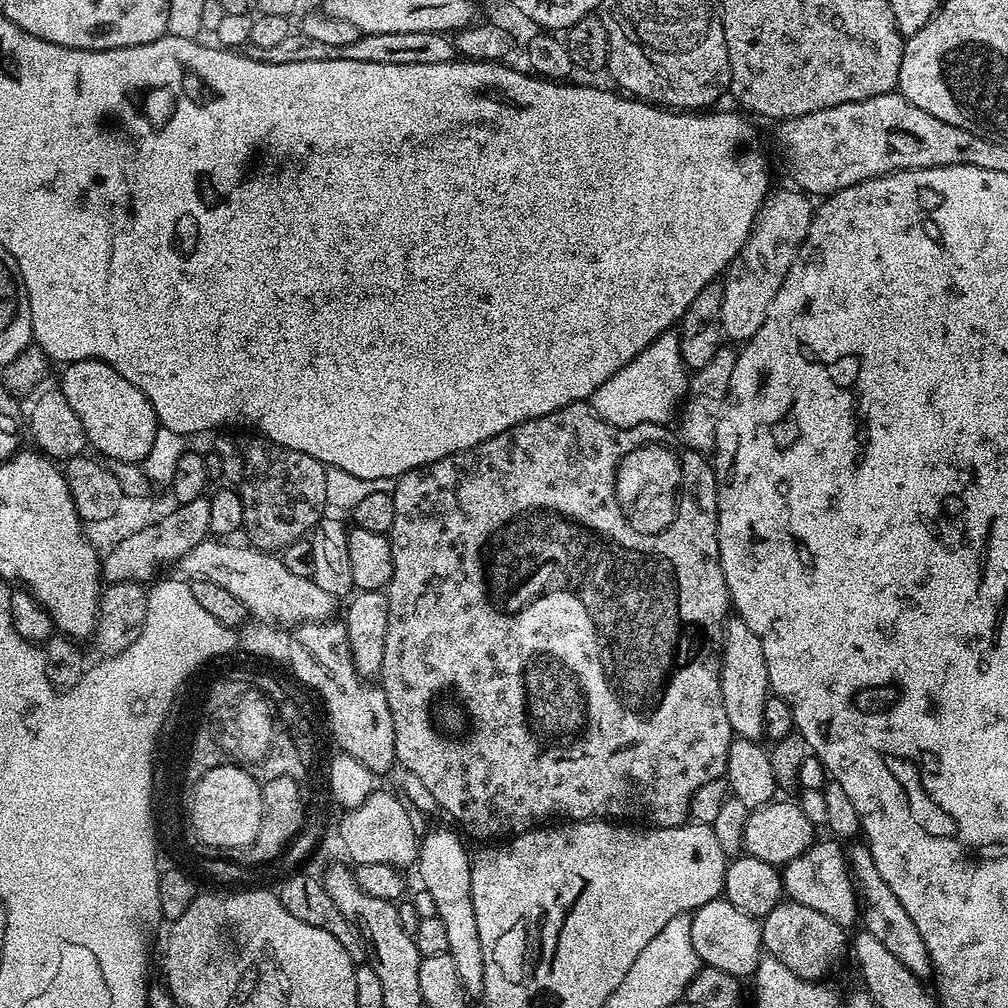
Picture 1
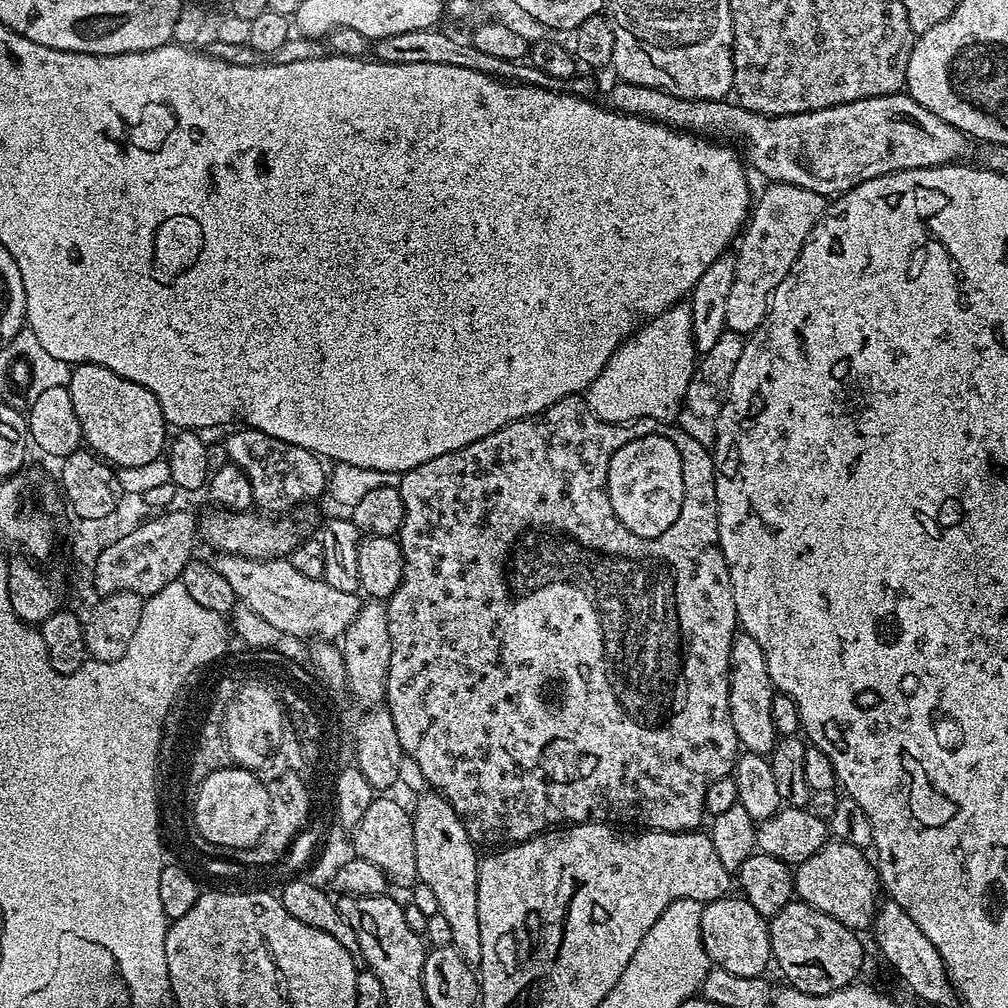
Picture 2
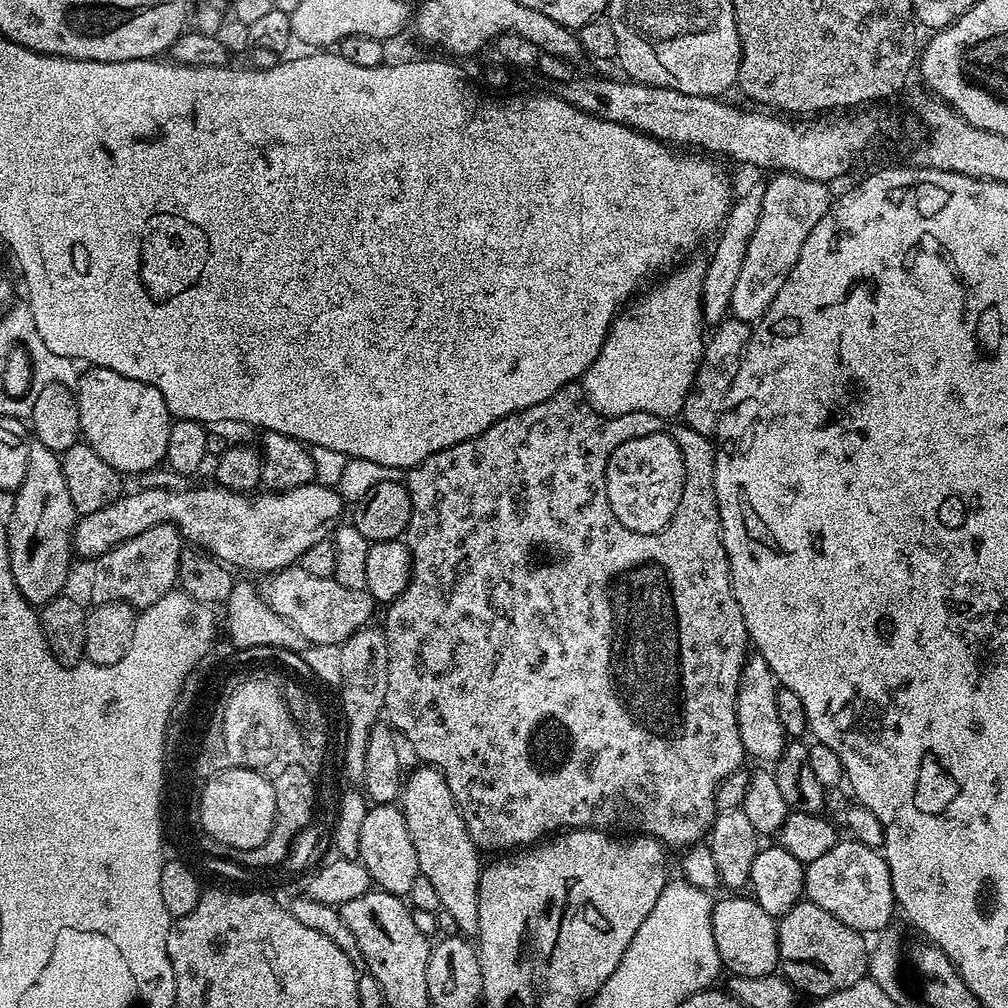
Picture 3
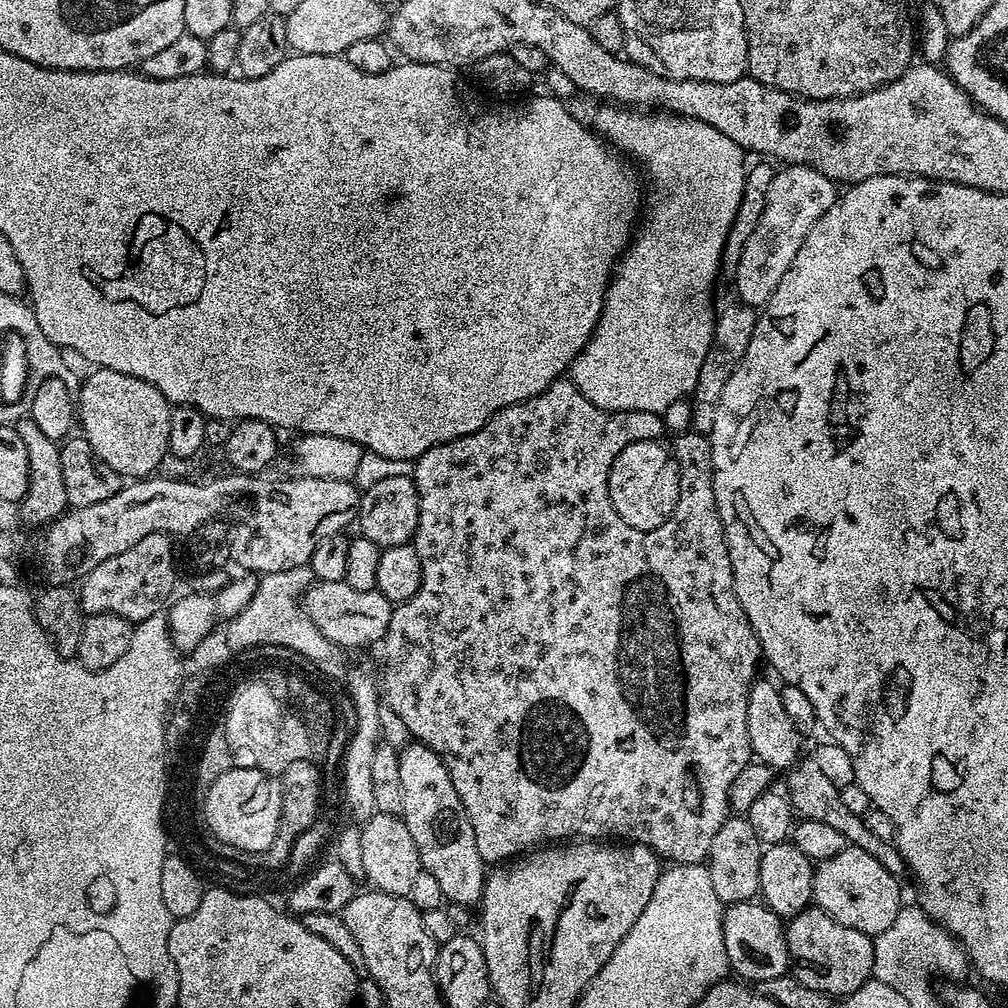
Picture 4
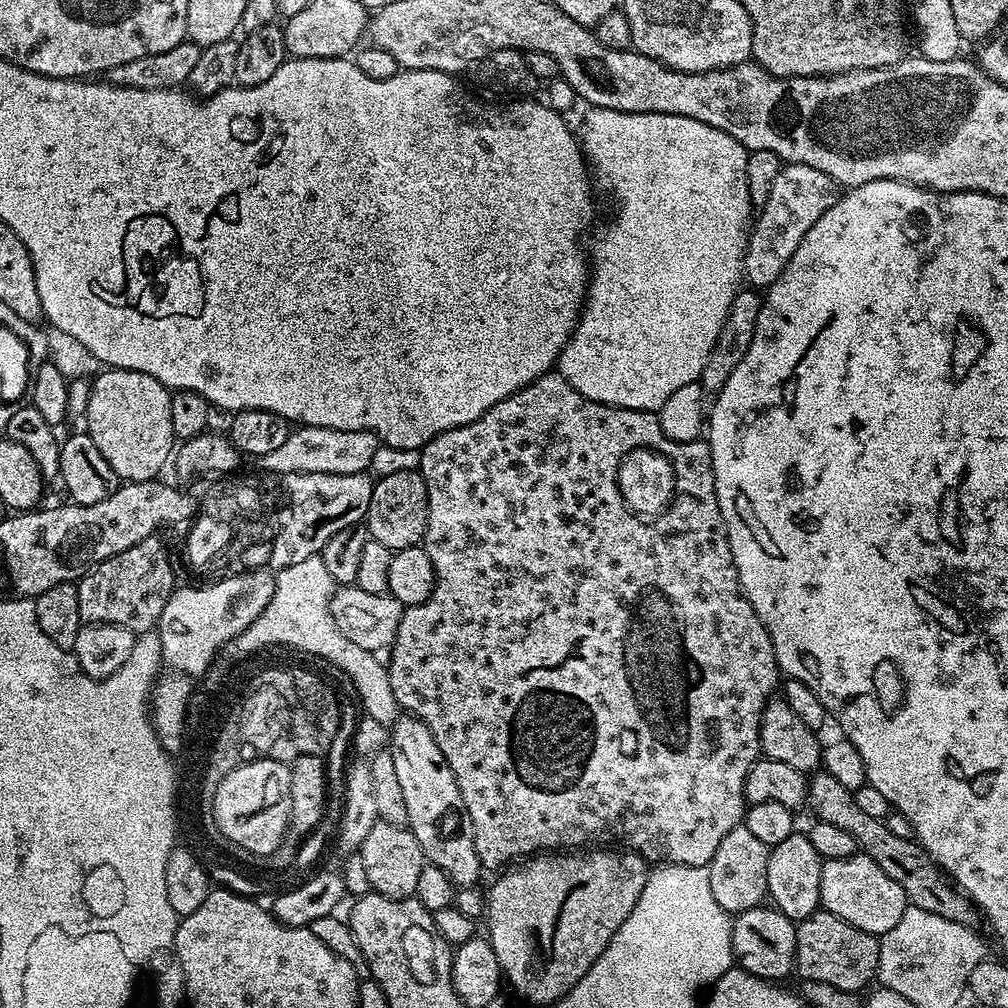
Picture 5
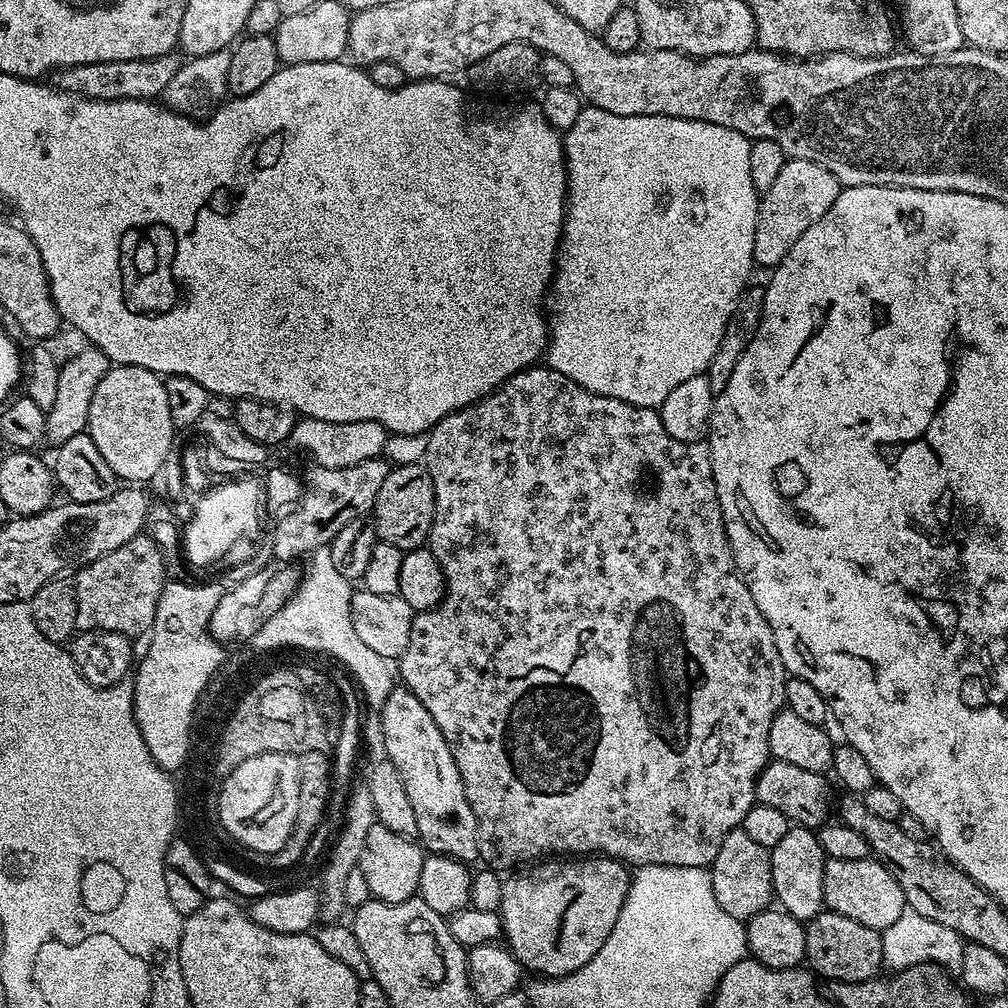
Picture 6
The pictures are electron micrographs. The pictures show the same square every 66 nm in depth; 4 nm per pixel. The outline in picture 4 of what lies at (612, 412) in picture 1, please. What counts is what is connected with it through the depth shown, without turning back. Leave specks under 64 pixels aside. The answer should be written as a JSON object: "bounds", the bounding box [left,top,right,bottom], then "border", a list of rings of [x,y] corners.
{"bounds":[570,106,746,414],"border":[[[600,106],[604,108],[600,108],[596,112],[596,124],[594,123],[594,128],[597,133],[613,149],[619,150],[625,157],[631,158],[639,167],[642,169],[643,175],[646,177],[647,183],[648,180],[650,183],[656,187],[656,192],[660,196],[656,196],[652,201],[647,201],[646,204],[646,215],[643,217],[642,223],[635,229],[634,235],[624,253],[623,256],[620,257],[616,262],[616,267],[609,279],[608,289],[606,290],[606,294],[604,295],[604,305],[602,306],[602,310],[600,311],[600,317],[598,318],[598,322],[596,323],[596,329],[592,332],[592,337],[588,340],[588,345],[586,345],[579,354],[576,355],[576,361],[572,363],[570,369],[570,379],[573,384],[576,385],[577,390],[583,394],[590,402],[594,402],[594,406],[598,406],[602,410],[606,410],[607,412],[629,412],[630,410],[646,410],[647,412],[658,412],[661,414],[667,413],[667,408],[671,406],[671,404],[676,404],[680,399],[687,397],[689,394],[696,391],[696,383],[698,382],[698,370],[702,370],[702,362],[706,358],[706,354],[710,350],[710,346],[712,345],[712,335],[716,332],[716,312],[714,311],[714,307],[712,308],[712,287],[716,284],[716,275],[721,275],[722,272],[722,261],[724,259],[724,247],[726,246],[726,240],[728,235],[730,234],[730,228],[732,223],[734,222],[734,218],[738,214],[738,202],[742,202],[742,190],[744,189],[744,174],[746,171],[746,163],[744,164],[744,159],[746,159],[746,153],[744,149],[739,148],[738,145],[735,144],[730,138],[726,138],[726,134],[722,134],[718,130],[714,130],[714,126],[710,126],[706,122],[702,122],[701,120],[693,120],[686,116],[678,116],[675,114],[644,114],[648,116],[642,116],[641,111],[638,110],[621,110],[616,106]]]}

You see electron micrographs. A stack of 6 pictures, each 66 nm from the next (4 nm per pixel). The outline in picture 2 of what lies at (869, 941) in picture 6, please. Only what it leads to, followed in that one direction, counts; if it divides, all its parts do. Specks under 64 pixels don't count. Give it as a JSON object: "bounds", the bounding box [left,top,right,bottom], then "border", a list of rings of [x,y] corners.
{"bounds":[768,898,864,996],"border":[[[796,898],[782,906],[778,914],[768,920],[770,950],[774,964],[780,967],[787,983],[806,994],[825,996],[853,983],[864,964],[864,944],[851,928],[842,926],[830,914],[814,910],[803,900]]]}

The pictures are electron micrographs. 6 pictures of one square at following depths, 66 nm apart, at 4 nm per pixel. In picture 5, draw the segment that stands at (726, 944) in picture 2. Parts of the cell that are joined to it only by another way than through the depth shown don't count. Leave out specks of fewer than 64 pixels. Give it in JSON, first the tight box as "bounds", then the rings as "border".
{"bounds":[732,906,796,982],"border":[[[761,906],[739,913],[732,920],[732,954],[735,963],[750,974],[773,982],[793,975],[796,966],[796,924],[775,906]]]}

